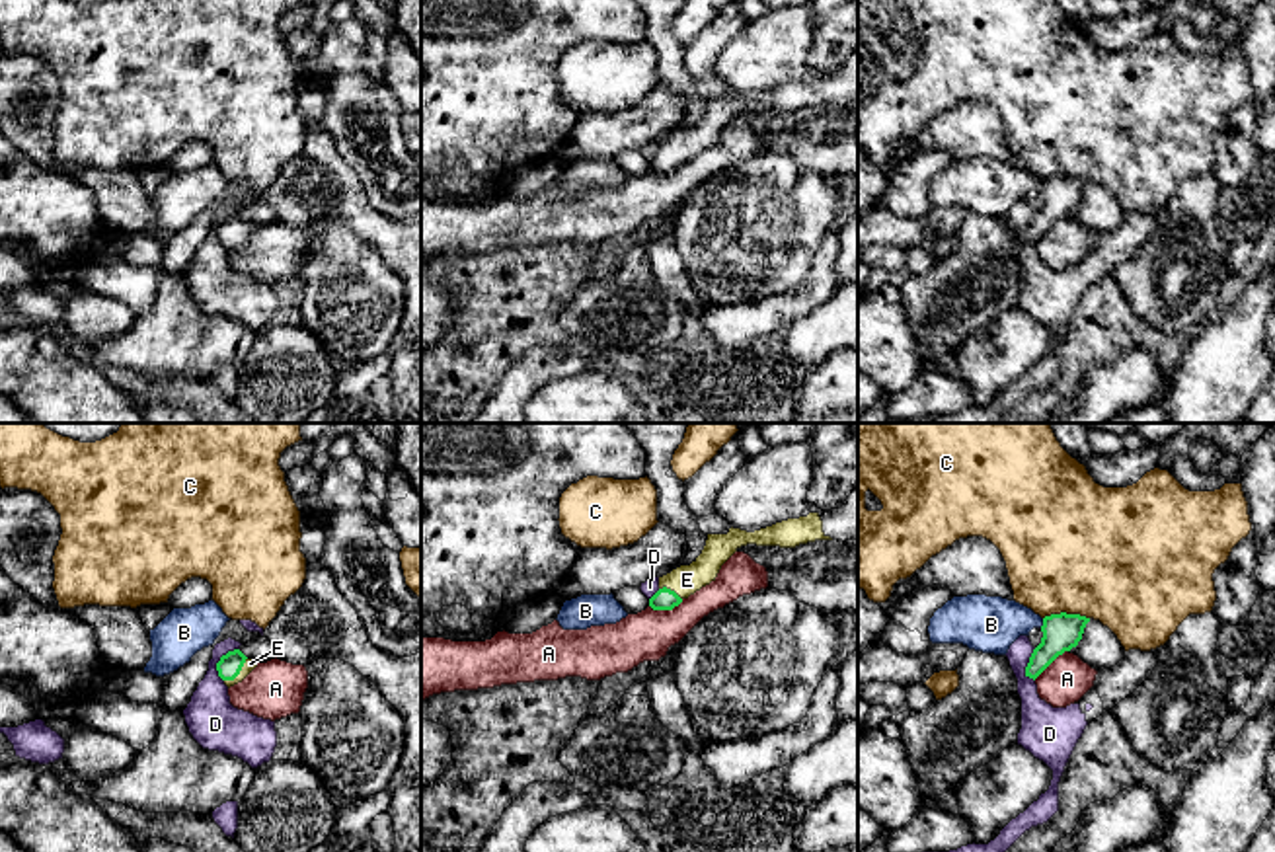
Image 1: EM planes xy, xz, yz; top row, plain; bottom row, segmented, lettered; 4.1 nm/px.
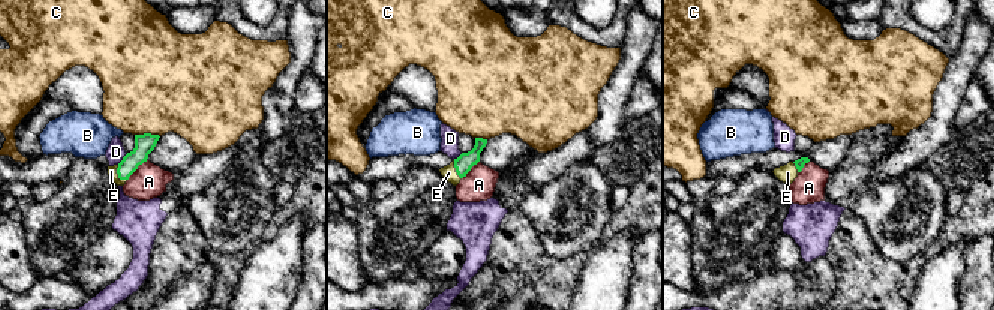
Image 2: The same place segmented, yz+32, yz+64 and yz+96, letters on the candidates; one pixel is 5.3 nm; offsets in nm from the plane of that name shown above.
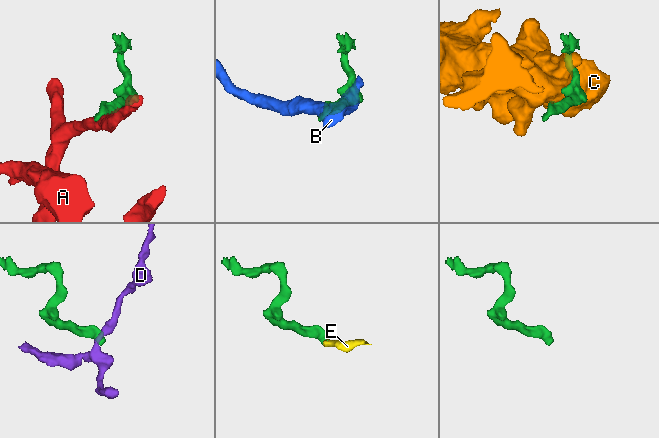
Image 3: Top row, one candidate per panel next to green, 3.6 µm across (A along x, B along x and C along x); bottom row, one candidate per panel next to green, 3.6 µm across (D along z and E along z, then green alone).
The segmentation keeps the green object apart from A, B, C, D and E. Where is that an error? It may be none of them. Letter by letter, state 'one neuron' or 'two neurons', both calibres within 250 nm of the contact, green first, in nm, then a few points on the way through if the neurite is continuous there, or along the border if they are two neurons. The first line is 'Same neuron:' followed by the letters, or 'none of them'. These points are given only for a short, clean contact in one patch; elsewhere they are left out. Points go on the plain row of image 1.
Same neuron: E
A: two neurons; calibres 90 and 200 nm
B: two neurons; calibres 160 and 240 nm
C: two neurons; calibres 160 and 500 nm
D: two neurons; calibres 100 and 200 nm; border xy (238, 211), (225, 217), (217, 227), (217, 238), (223, 244)
E: one neuron; calibres 100 and 50 nm; way xy (229, 231), (238, 236), (250, 227)

